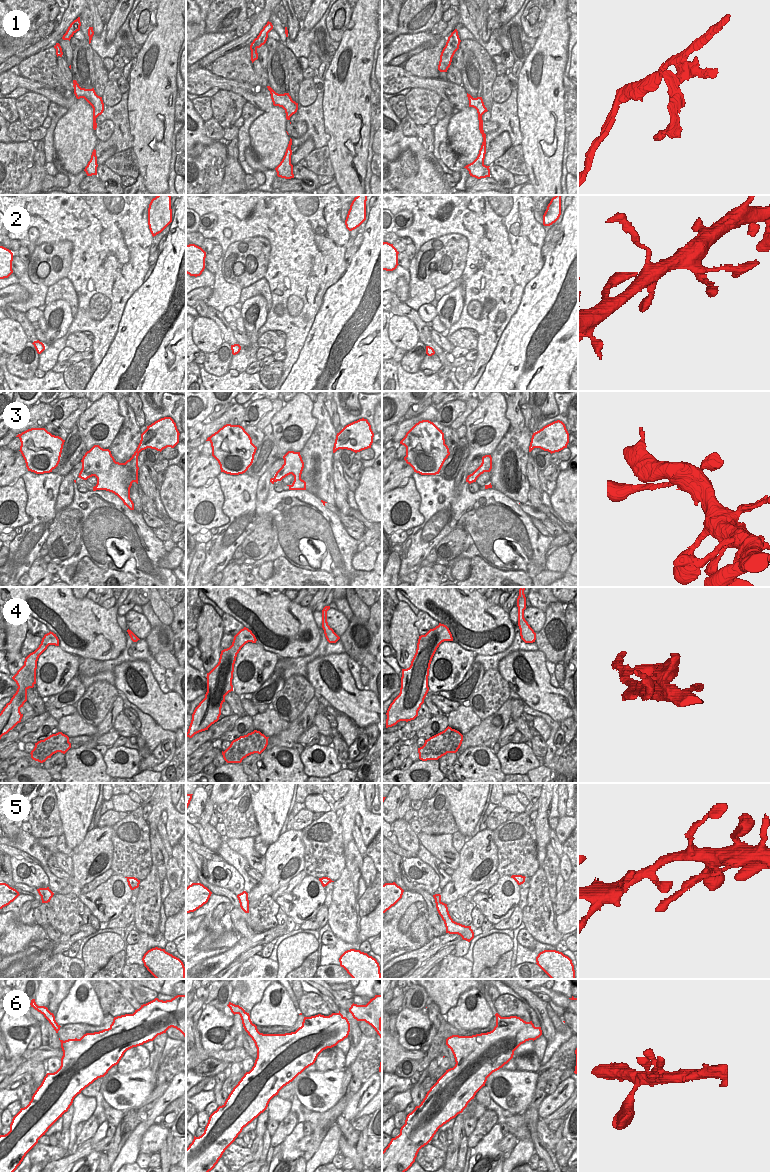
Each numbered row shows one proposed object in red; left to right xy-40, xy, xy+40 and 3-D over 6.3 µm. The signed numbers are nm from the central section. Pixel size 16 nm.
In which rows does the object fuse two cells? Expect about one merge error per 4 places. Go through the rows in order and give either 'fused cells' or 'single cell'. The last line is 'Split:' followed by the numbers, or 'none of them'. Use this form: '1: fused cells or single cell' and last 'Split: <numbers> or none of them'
1: fused cells
2: single cell
3: single cell
4: fused cells
5: single cell
6: single cell
Split: 1, 4

